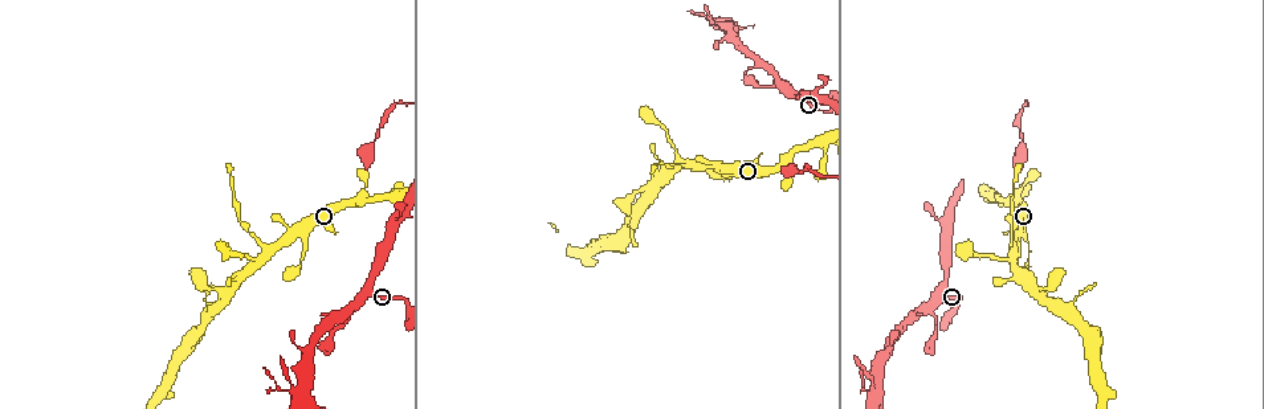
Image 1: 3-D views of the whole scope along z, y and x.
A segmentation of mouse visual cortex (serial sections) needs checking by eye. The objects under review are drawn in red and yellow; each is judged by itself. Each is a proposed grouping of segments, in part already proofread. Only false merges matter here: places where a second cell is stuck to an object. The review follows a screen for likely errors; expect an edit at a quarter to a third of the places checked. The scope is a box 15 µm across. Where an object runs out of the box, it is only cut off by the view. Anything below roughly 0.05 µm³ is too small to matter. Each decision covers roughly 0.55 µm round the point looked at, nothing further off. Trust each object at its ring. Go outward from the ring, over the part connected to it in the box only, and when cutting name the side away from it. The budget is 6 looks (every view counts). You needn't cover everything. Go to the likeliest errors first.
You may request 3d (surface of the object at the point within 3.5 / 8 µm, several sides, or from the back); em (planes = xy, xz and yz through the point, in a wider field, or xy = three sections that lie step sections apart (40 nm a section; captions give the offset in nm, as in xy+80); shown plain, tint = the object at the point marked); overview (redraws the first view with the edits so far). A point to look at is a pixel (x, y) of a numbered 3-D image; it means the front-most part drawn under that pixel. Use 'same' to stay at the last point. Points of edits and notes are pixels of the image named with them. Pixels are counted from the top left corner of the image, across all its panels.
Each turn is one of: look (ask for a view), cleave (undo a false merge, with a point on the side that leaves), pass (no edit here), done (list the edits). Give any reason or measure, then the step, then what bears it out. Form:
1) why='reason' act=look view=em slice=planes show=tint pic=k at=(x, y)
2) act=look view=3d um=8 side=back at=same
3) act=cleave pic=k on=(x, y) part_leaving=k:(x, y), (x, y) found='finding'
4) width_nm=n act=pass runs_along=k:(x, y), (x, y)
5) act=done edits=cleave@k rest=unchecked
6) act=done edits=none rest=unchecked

act=look view=3d um=3.5 pic=1 at=(1014, 237)

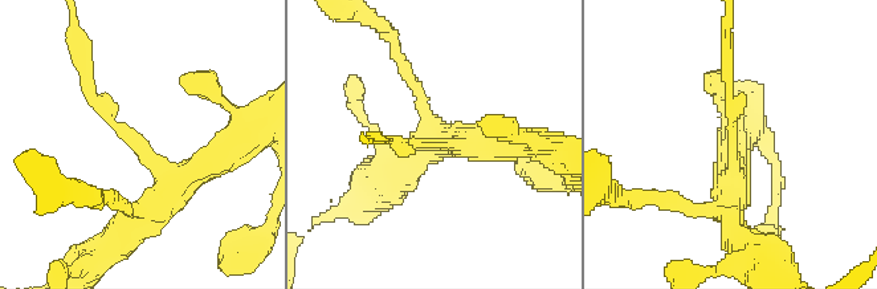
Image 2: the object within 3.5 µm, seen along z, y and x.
arm_widths_nm=150,350 act=look view=em slice=xy step=3 show=tint pic=2 at=(432, 145)

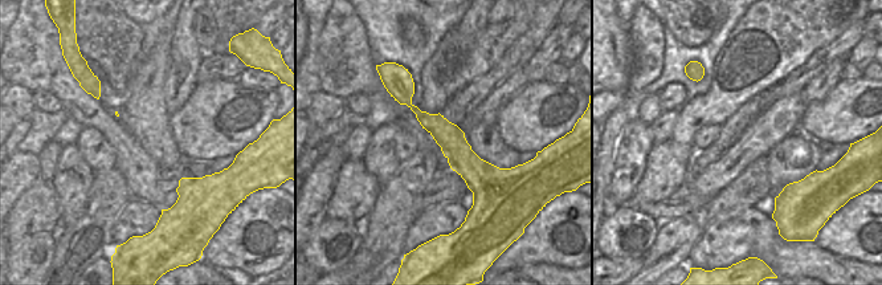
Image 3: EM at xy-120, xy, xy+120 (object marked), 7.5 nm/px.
act=look view=em slice=xy step=1 show=tint at=same

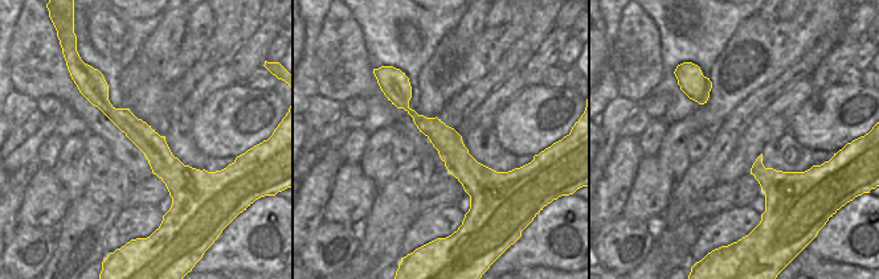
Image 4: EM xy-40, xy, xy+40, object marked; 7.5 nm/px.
act=cleave pic=2 on=(85, 88) part_leaving=2:(113, 122), (88, 90), (76, 29) found='two cells meet here'

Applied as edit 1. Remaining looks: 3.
why='two arms in line, one across' act=look view=3d um=3.5 pic=1 at=(932, 308)

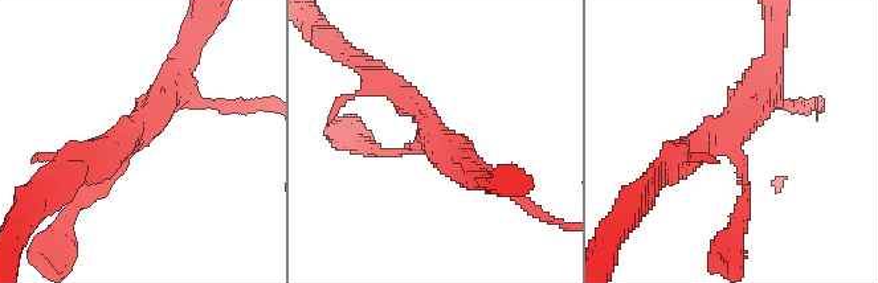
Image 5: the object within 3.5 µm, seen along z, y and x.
act=look view=em slice=xy step=5 show=plain pic=5 at=(431, 136)

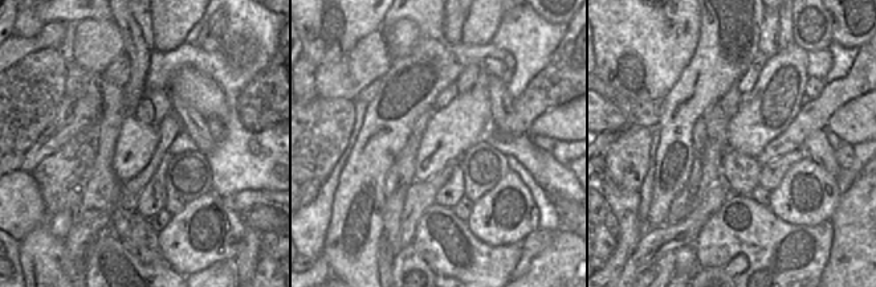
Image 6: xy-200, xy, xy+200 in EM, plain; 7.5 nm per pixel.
why='with the object marked' act=look view=em slice=xy step=5 show=tint at=same

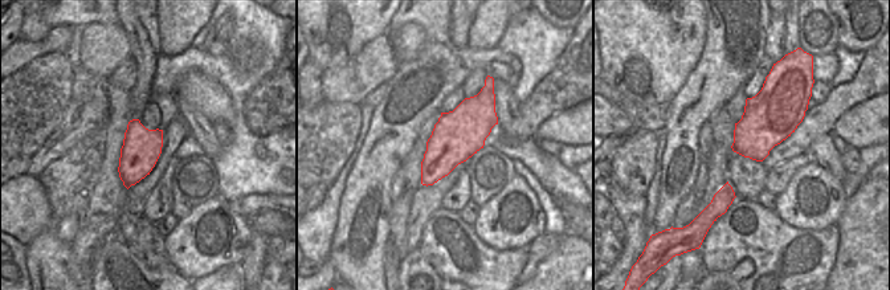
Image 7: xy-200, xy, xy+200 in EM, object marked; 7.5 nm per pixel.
act=pass runs_along=5:(491, 183), (382, 78) found='all the same cell'

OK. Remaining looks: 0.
act=done edits=cleave@2 rest=unchecked

